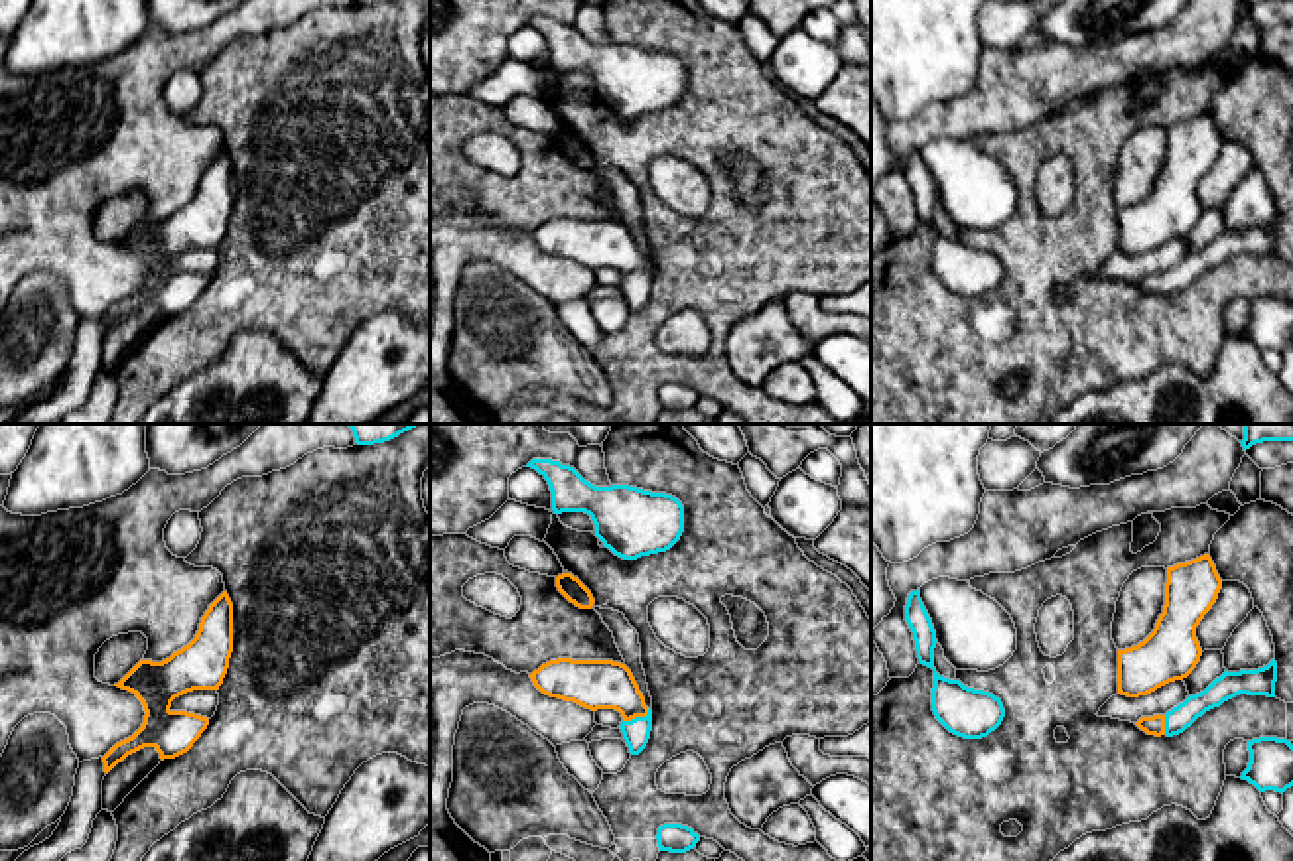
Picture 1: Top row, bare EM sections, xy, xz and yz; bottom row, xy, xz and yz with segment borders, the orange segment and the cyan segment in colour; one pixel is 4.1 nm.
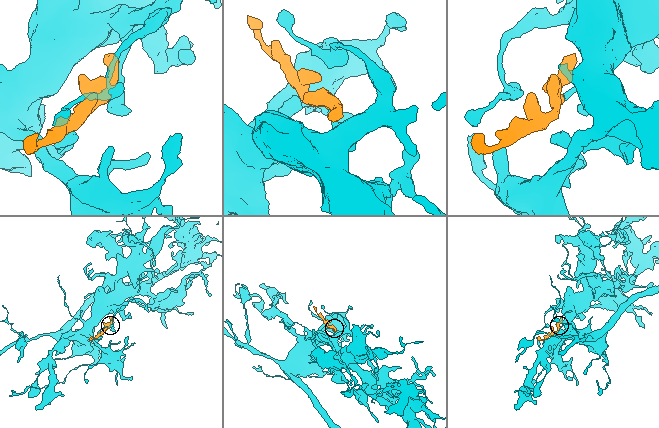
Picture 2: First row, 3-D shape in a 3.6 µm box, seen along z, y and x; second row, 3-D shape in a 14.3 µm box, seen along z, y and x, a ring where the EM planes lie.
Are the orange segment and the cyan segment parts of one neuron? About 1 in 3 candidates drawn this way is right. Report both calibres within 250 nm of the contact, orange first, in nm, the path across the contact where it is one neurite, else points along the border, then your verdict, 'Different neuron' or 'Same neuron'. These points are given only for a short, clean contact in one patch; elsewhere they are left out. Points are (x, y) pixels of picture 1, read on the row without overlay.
Thickness 200 nm (orange) against 110 nm. Path across: xz (594, 243), (606, 243), (637, 274), (637, 290). Same neuron

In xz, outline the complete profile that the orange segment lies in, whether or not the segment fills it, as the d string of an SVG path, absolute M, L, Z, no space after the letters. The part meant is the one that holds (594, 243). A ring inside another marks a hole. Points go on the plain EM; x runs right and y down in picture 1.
M558 217L542 223L538 229L530 232L530 236L534 244L550 256L574 260L591 270L597 268L619 270L623 276L619 288L629 305L629 311L639 313L646 305L652 290L652 268L645 264L645 256L639 250L639 244L625 223L613 219Z

